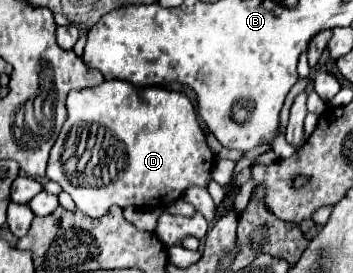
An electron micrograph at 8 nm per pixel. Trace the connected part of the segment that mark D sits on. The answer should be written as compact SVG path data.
M110 79L96 87L70 91L66 109L68 119L50 151L46 177L56 181L84 215L98 219L112 205L164 209L180 199L186 187L206 187L214 153L206 145L196 109L182 91L168 87L136 87L128 81Z

